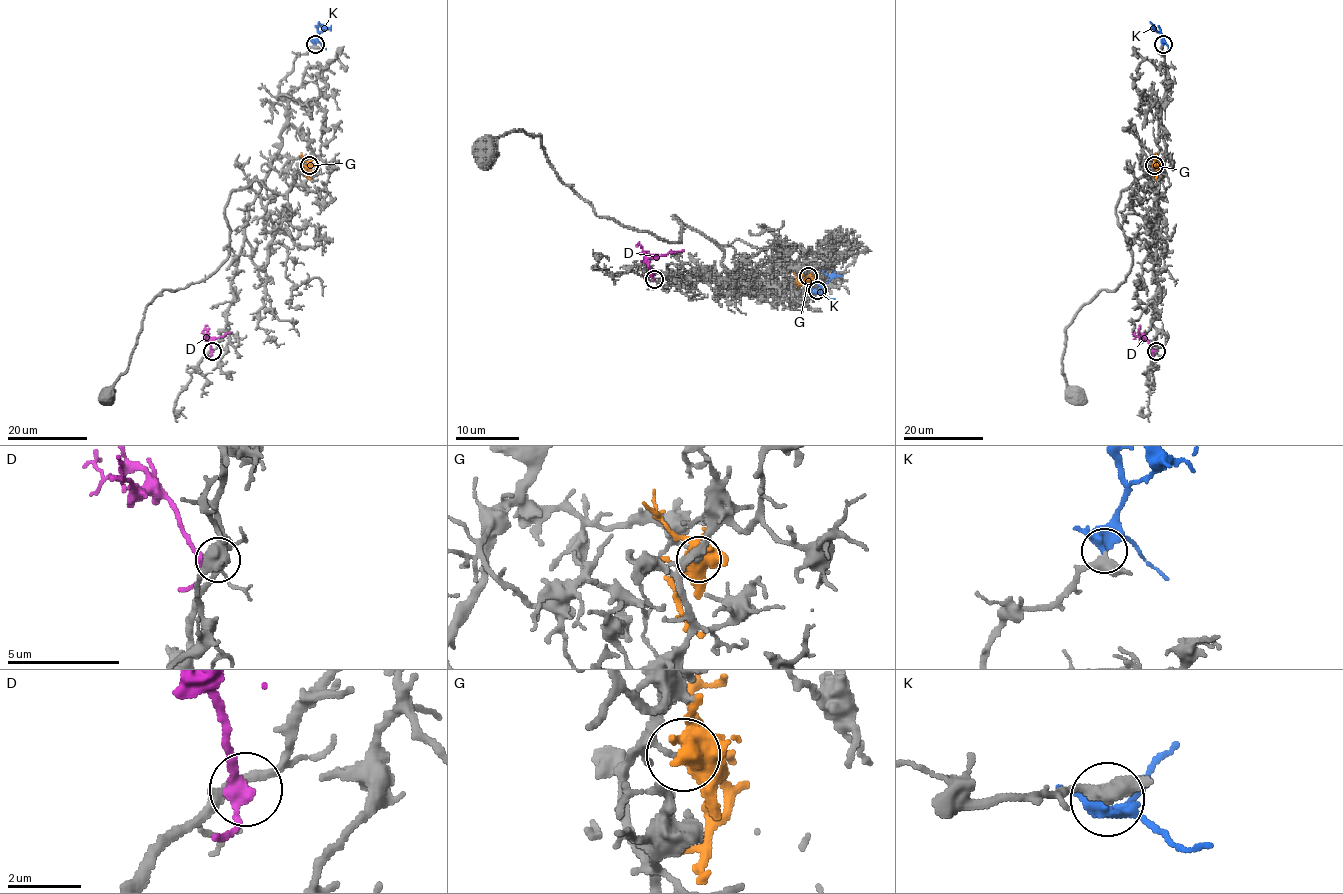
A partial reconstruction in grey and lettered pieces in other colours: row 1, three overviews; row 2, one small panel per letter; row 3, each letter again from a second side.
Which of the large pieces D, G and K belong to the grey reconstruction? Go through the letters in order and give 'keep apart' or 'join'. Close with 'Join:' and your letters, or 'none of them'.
D: keep apart
G: keep apart
K: join
Join: K

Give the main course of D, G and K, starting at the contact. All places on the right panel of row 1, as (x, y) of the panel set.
D: (1156, 351), (1137, 332)
G: (1154, 165), (1158, 168), (1155, 179)
K: (1163, 44), (1164, 37), (1150, 21)

